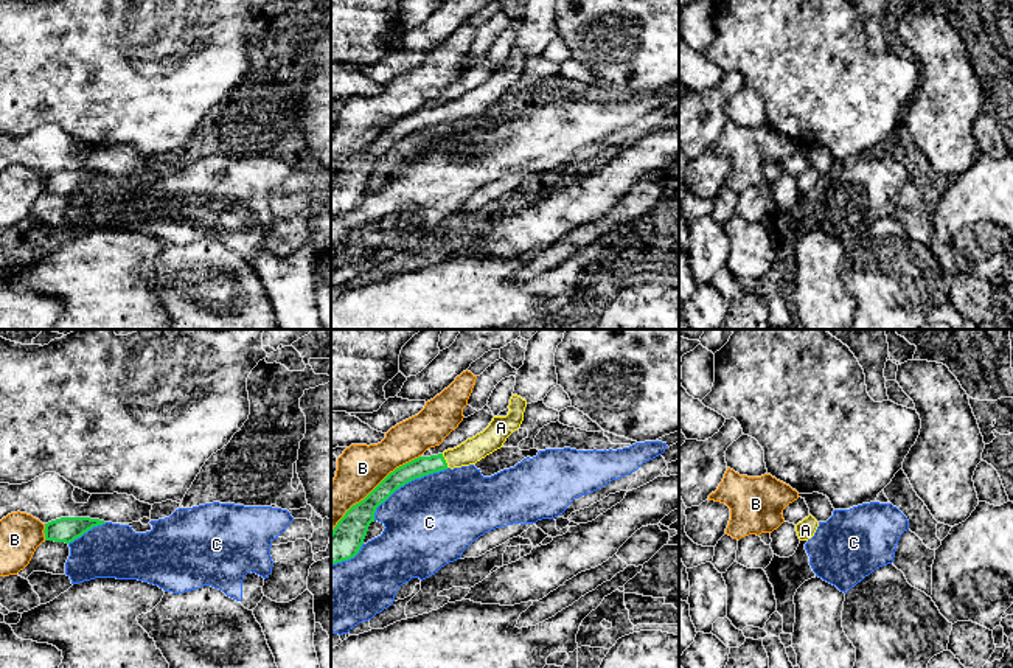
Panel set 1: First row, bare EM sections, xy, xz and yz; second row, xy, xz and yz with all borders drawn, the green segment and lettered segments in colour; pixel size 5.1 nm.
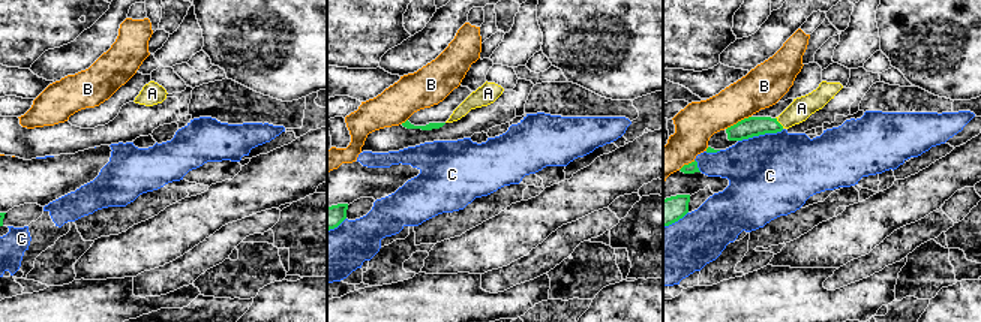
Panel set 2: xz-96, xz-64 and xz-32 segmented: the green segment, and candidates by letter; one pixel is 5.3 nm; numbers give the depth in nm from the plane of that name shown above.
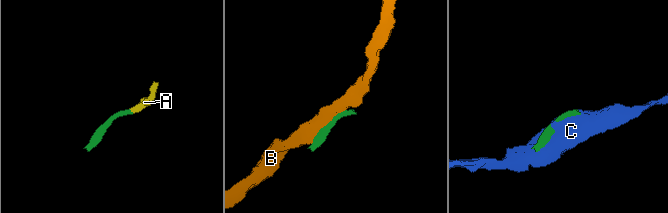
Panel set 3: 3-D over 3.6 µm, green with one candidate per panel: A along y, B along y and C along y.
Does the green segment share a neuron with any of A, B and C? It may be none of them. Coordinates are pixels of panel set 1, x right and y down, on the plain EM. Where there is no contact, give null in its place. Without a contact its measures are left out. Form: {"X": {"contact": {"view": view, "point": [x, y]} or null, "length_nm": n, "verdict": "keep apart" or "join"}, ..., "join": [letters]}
{"A": {"contact": {"view": "xz", "point": [445, 112]}, "length_nm": 80, "verdict": "join"}, "B": {"contact": {"view": "xz", "point": [373, 142]}, "length_nm": 600, "verdict": "keep apart"}, "C": {"contact": {"view": "xz", "point": [406, 134]}, "length_nm": 480, "verdict": "keep apart"}, "join": ["A"]}

